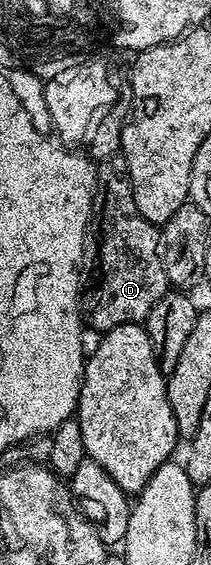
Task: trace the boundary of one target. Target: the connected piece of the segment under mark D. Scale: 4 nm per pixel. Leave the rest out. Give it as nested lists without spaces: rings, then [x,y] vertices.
[[[117,155],[96,165],[96,201],[92,204],[95,224],[100,224],[100,282],[92,293],[92,298],[85,300],[82,313],[86,318],[87,328],[107,331],[119,325],[135,325],[147,322],[150,311],[162,295],[169,292],[166,279],[164,254],[160,244],[161,230],[151,225],[138,211],[134,203],[134,187],[130,179],[130,167],[122,155]]]

